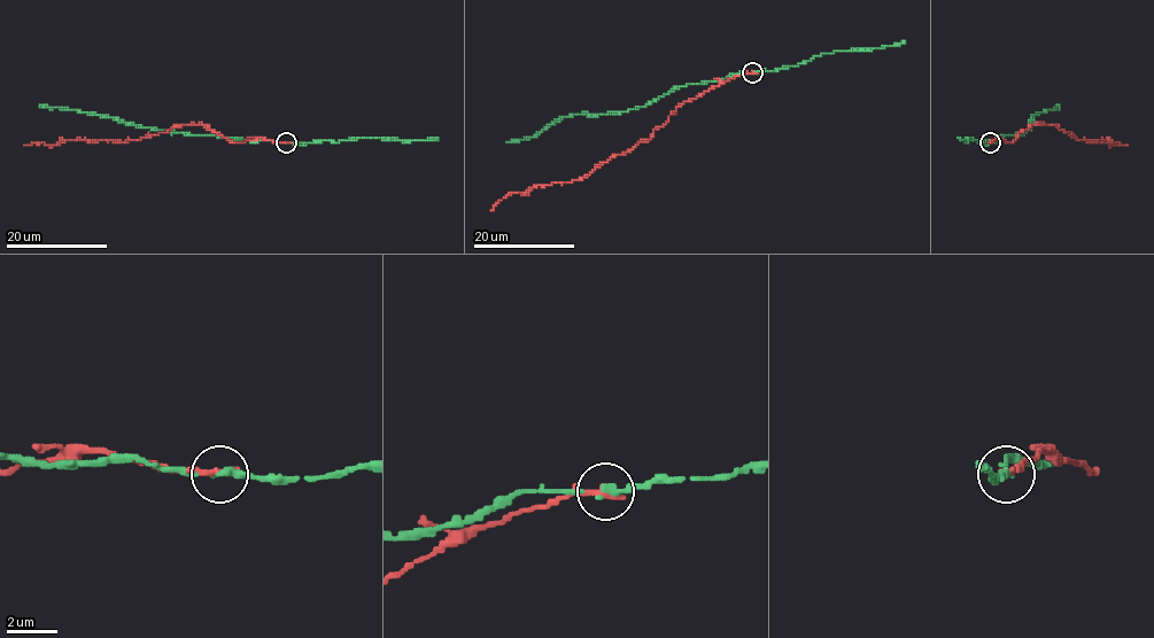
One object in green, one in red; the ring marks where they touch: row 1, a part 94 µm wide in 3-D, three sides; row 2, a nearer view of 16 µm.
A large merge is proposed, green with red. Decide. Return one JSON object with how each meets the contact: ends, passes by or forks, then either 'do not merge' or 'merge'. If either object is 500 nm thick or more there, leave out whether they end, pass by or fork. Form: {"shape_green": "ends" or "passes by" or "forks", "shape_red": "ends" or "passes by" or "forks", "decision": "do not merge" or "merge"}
{"shape_green": "passes by", "shape_red": "ends", "decision": "do not merge"}

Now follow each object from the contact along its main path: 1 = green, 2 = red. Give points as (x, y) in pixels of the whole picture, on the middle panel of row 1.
1: (753, 72), (734, 72), (718, 80), (674, 87), (645, 106), (627, 111), (568, 115), (532, 137), (506, 142)
2: (753, 72), (688, 100), (650, 138), (588, 174), (536, 185), (505, 196), (492, 210)

